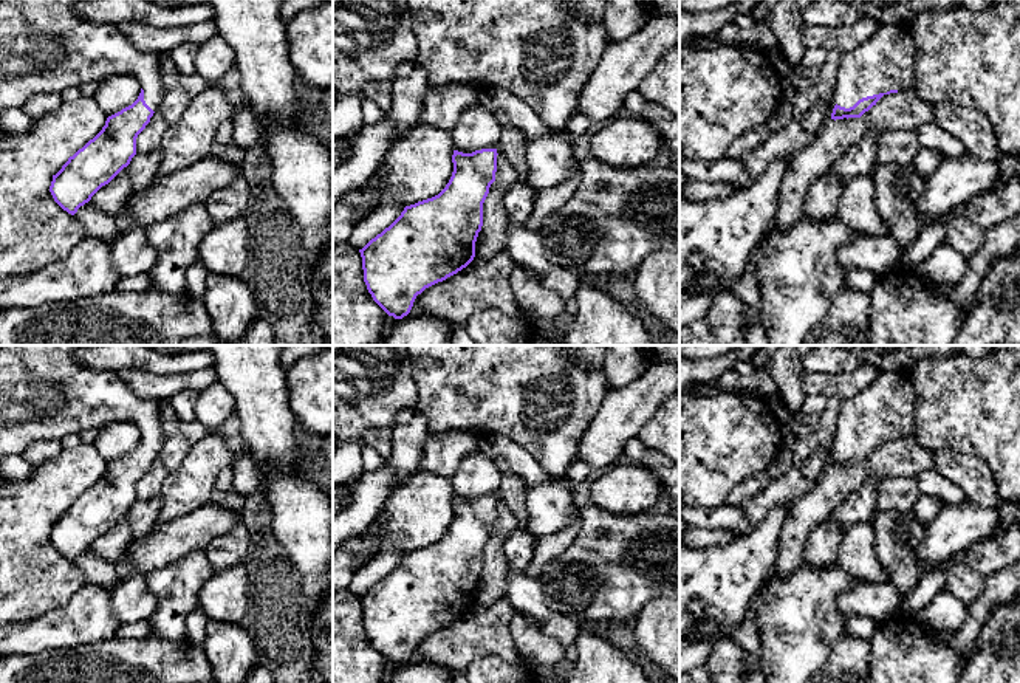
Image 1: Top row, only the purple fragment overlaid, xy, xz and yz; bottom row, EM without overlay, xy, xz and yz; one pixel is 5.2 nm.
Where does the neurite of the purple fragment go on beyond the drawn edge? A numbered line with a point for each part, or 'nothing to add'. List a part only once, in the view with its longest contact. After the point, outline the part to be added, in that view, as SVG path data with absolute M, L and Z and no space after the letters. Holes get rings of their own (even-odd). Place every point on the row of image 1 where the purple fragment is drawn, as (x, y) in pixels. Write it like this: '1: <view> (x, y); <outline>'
1: yz (884, 62); M879 23L871 39L842 53L836 104L850 108L867 96L912 90L915 50L910 26Z

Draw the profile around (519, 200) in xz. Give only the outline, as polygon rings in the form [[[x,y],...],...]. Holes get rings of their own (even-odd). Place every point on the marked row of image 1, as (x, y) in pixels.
[[[523,181],[512,183],[503,195],[503,204],[511,220],[525,223],[536,204],[536,192]]]

